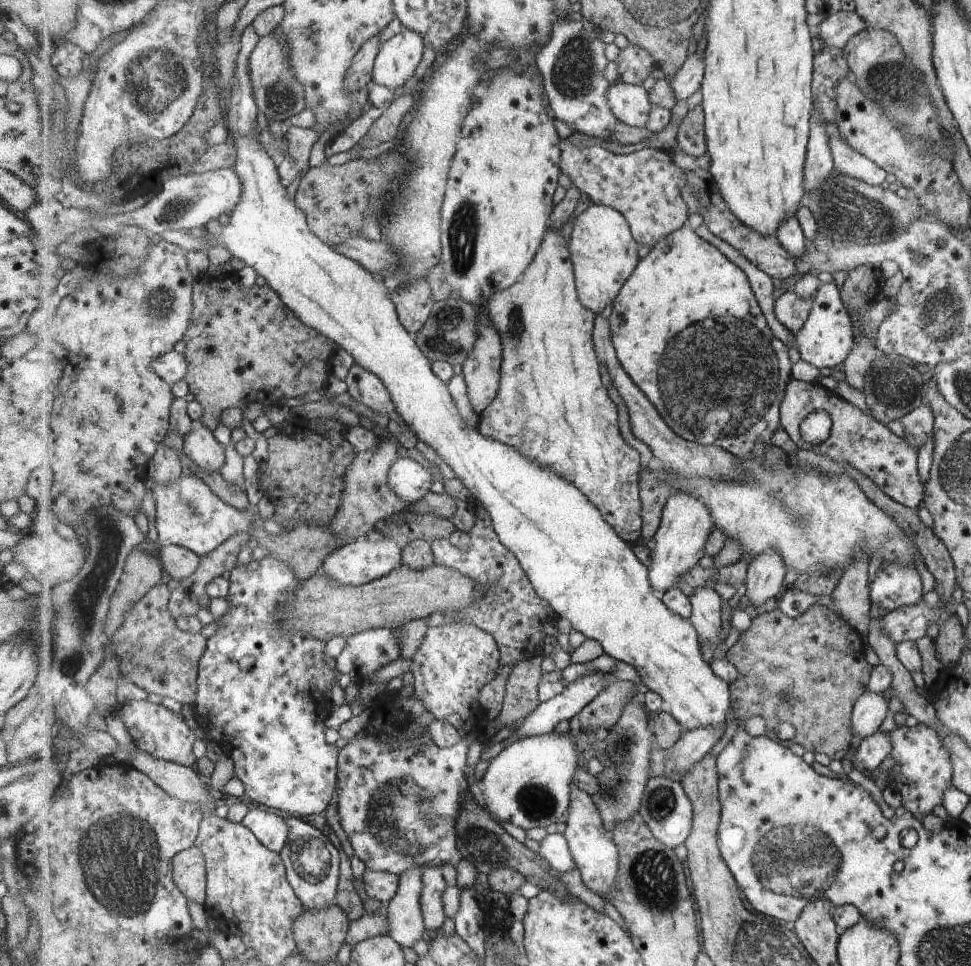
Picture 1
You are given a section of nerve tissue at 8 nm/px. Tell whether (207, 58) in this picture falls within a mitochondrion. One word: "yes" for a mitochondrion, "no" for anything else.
yes

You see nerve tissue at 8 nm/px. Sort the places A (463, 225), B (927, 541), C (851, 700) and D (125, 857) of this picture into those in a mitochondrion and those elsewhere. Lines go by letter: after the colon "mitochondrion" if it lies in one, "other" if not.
A: mitochondrion
B: other
C: other
D: mitochondrion

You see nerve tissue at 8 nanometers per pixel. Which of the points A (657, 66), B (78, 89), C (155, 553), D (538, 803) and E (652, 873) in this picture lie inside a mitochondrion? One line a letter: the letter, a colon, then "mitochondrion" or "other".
A: other
B: other
C: other
D: mitochondrion
E: mitochondrion

